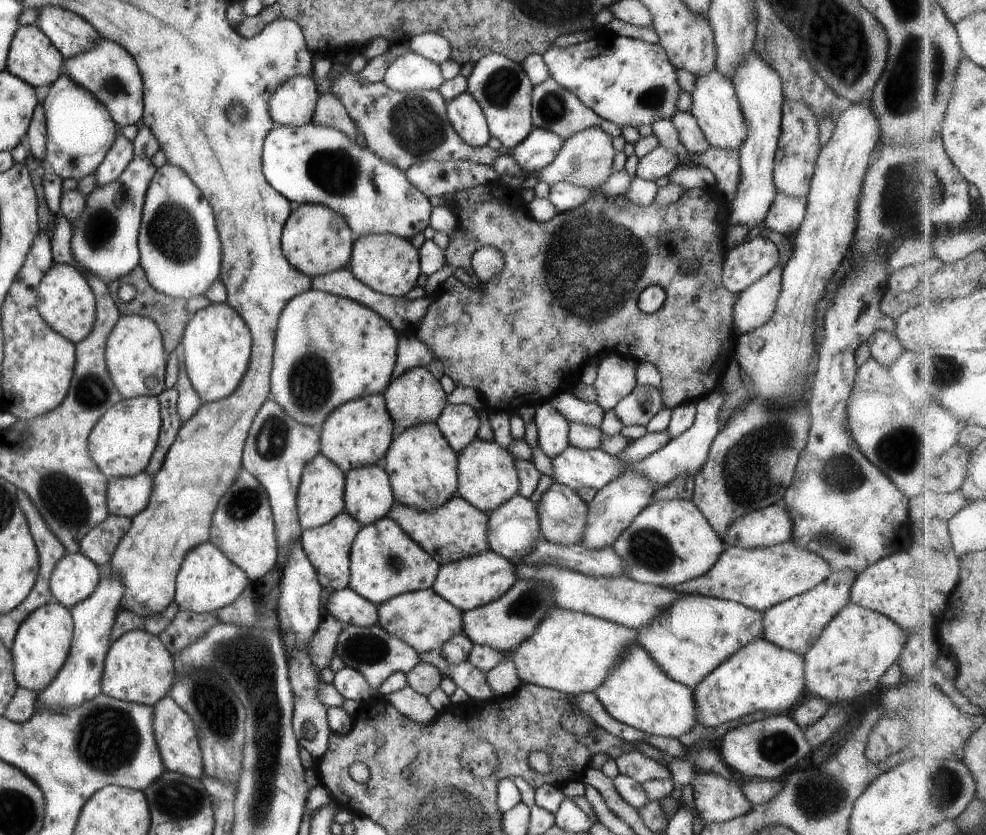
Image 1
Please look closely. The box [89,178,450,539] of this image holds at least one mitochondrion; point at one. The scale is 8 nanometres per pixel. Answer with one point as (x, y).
(173, 232)

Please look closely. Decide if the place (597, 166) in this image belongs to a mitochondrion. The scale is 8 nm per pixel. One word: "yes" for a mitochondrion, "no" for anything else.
no

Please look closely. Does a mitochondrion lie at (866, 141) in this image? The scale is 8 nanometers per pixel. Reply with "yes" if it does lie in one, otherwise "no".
no

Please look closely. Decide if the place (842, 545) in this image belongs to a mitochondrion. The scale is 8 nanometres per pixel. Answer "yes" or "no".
yes

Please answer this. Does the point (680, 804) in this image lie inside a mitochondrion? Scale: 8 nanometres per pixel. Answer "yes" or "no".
no

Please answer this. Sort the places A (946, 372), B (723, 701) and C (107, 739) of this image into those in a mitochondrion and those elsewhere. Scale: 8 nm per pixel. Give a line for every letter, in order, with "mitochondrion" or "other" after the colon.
A: mitochondrion
B: other
C: mitochondrion

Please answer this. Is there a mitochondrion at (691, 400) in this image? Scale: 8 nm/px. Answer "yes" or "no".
no

